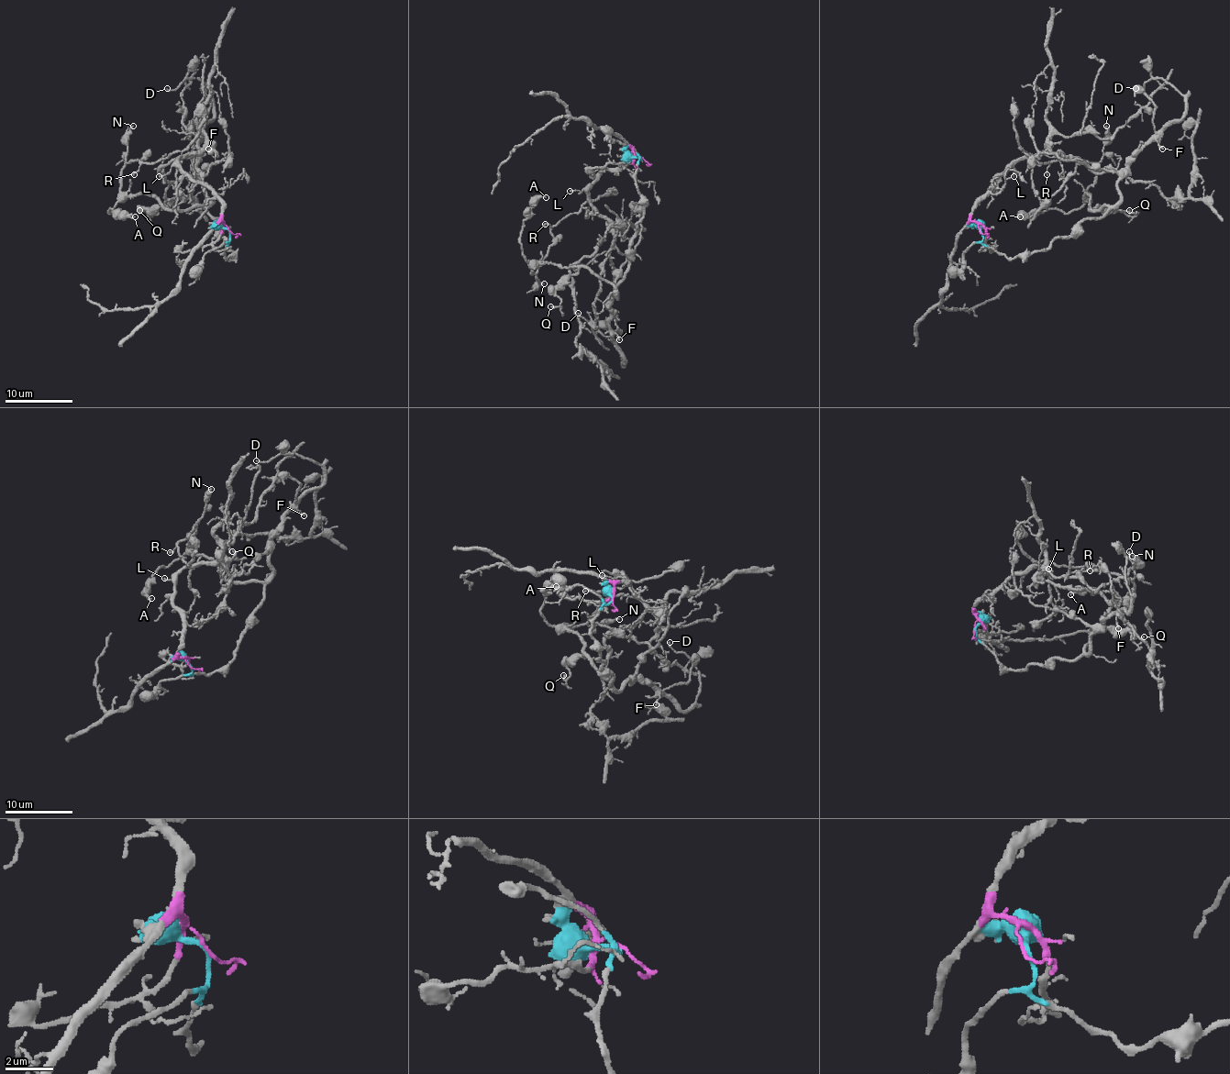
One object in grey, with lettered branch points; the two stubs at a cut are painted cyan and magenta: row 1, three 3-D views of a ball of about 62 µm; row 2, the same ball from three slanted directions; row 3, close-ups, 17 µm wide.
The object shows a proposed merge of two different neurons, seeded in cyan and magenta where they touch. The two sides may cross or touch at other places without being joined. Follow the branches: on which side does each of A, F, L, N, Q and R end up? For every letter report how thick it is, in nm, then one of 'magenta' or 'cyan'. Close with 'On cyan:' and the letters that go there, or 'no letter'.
A: 110 nm | cyan
F: 170 nm | cyan
L: 110 nm | magenta
N: 140 nm | cyan
Q: 160 nm | cyan
R: 120 nm | cyan
On cyan: A, F, N, Q, R

